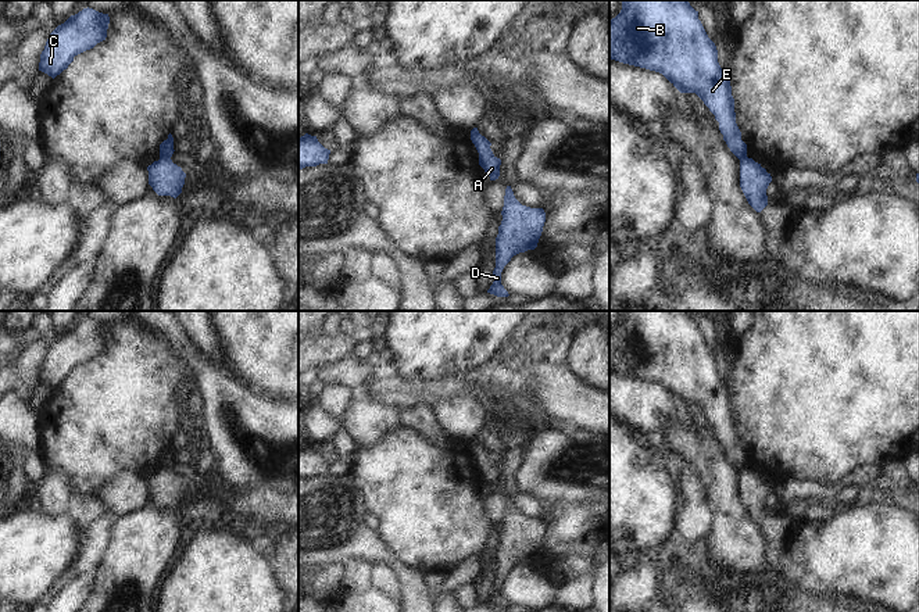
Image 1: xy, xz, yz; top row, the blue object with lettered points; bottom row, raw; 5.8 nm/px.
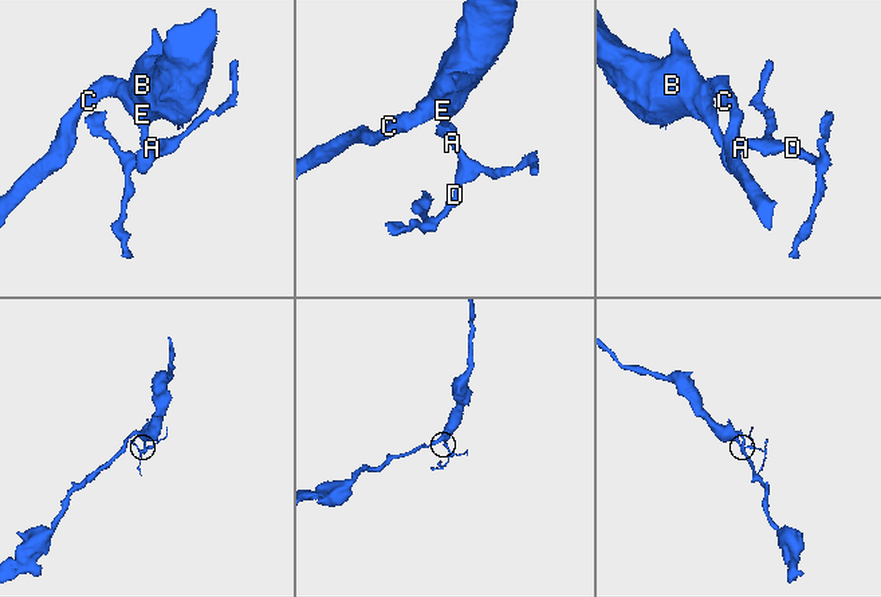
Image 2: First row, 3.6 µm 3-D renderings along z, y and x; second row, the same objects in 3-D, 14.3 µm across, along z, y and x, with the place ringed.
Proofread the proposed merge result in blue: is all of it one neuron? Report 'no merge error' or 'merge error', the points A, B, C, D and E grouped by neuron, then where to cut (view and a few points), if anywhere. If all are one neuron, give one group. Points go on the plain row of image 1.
merge error; A D / B C E; cut in xy along (170, 466), (160, 469)

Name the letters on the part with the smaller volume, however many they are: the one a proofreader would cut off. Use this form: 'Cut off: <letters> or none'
Cut off: A, D

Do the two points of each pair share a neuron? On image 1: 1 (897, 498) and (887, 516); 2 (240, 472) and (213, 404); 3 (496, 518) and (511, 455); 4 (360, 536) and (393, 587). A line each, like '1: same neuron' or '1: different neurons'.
1: different neurons
2: same neuron
3: same neuron
4: different neurons

